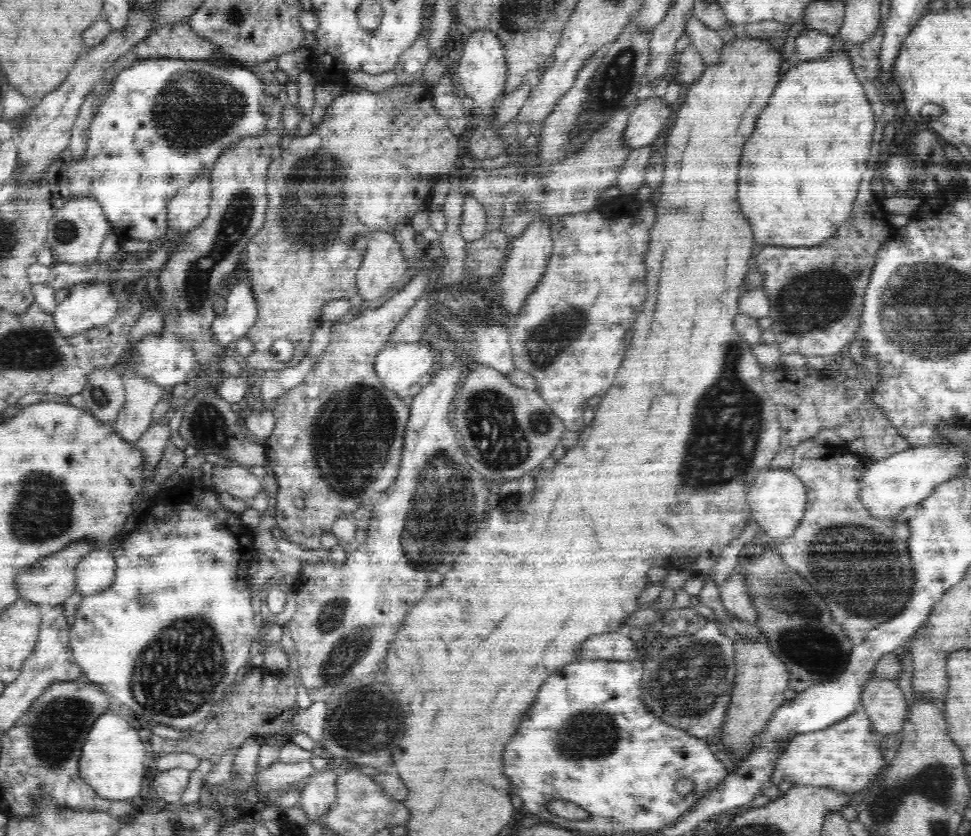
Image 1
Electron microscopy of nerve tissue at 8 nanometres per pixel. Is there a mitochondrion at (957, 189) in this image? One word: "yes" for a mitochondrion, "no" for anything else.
no

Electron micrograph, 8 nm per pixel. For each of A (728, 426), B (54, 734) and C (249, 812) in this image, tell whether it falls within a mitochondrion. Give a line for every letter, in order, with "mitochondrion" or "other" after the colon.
A: mitochondrion
B: mitochondrion
C: other

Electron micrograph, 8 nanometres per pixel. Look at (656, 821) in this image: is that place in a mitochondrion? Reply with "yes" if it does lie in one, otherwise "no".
no

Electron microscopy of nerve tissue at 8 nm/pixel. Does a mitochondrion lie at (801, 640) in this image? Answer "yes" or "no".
yes

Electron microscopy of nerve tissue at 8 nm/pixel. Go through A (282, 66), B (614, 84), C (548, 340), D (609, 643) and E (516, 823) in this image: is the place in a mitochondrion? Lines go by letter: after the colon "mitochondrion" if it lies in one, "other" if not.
A: other
B: mitochondrion
C: mitochondrion
D: other
E: other

